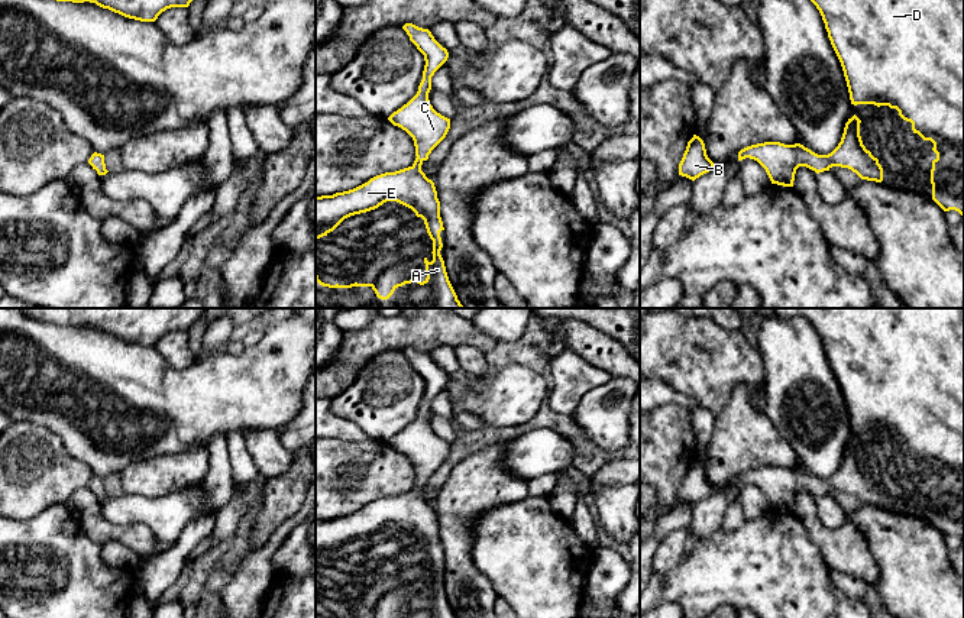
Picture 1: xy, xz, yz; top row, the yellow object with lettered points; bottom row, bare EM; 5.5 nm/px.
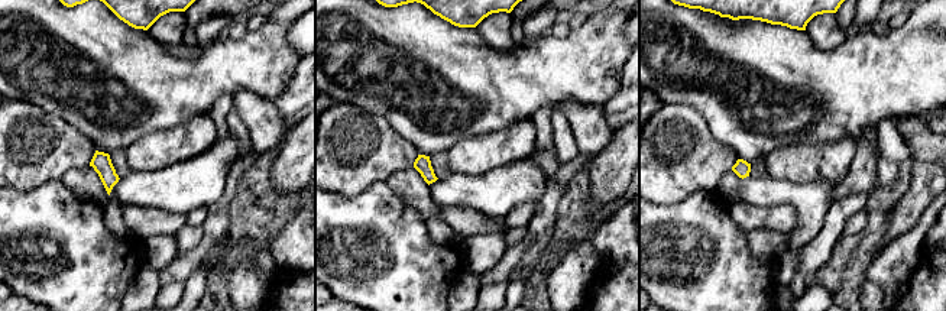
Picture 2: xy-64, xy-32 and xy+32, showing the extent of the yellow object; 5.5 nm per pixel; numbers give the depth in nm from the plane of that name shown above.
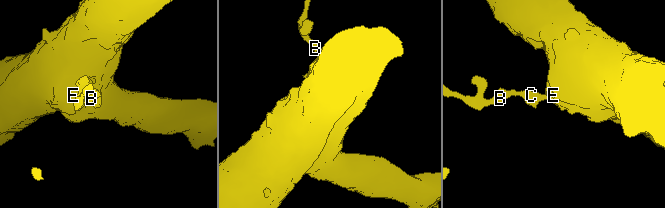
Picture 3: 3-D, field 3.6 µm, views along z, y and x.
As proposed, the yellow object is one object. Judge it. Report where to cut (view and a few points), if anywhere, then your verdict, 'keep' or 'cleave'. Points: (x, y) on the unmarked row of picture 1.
cut none; keep

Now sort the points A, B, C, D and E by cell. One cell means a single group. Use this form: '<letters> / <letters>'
A B C D E

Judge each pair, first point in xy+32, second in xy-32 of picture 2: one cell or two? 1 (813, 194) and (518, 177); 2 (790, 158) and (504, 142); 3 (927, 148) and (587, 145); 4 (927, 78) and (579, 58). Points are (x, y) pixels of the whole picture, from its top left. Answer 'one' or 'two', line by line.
1: one
2: one
3: one
4: one

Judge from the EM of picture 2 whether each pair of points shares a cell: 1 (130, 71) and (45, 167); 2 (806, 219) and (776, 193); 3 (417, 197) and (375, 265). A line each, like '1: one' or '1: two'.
1: two
2: one
3: two

